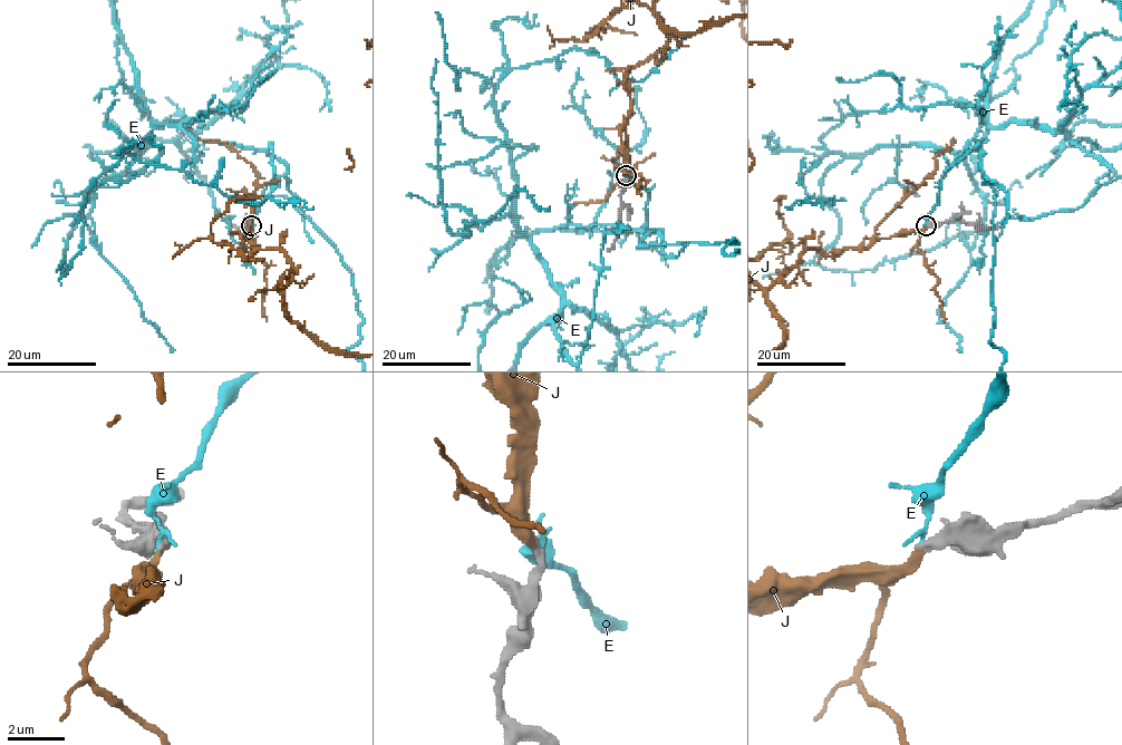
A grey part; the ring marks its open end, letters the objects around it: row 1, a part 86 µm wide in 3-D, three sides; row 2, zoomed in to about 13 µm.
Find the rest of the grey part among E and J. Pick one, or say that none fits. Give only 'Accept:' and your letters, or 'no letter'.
Accept: J

